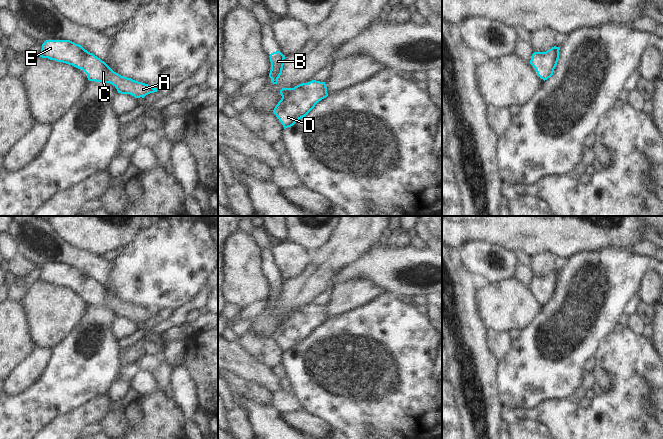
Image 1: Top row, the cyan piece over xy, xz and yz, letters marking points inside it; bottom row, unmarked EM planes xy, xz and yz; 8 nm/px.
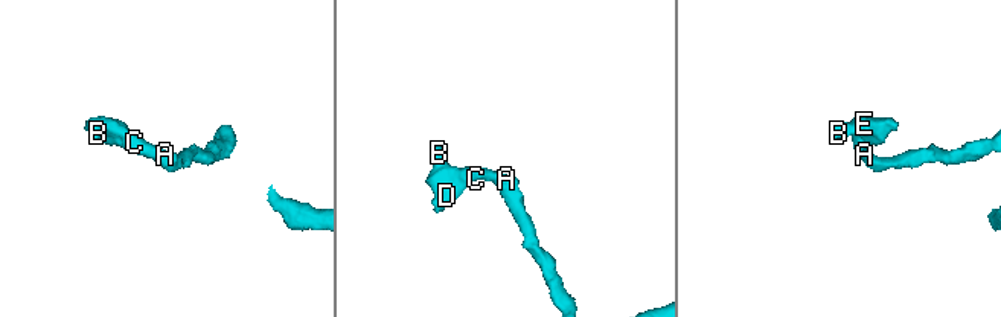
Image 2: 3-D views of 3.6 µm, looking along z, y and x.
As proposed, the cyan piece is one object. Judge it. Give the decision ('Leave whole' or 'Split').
Leave whole

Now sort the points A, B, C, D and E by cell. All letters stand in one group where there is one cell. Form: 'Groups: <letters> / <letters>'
Groups: A B C D E

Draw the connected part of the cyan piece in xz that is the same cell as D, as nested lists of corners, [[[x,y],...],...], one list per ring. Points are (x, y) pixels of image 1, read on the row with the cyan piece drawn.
[[[312,80],[294,88],[282,88],[281,100],[273,112],[284,129],[293,126],[299,119],[305,117],[315,105],[328,96],[325,82]]]

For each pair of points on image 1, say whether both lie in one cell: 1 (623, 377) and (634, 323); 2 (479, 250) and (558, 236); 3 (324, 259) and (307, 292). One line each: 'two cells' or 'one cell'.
1: two cells
2: two cells
3: one cell

